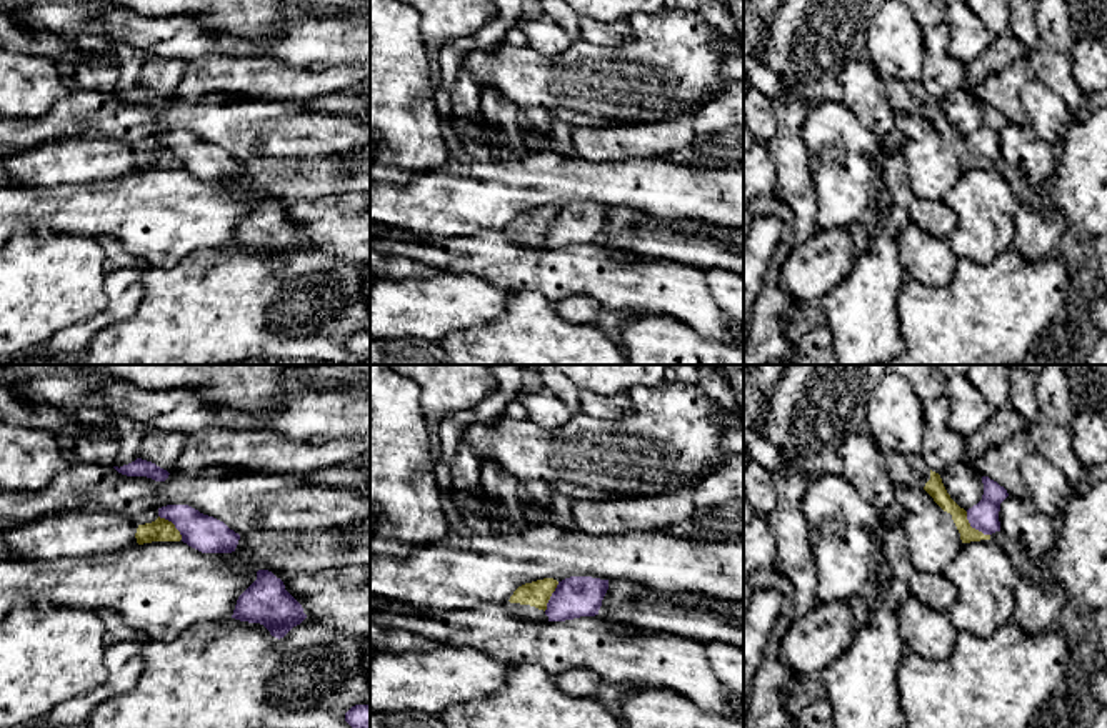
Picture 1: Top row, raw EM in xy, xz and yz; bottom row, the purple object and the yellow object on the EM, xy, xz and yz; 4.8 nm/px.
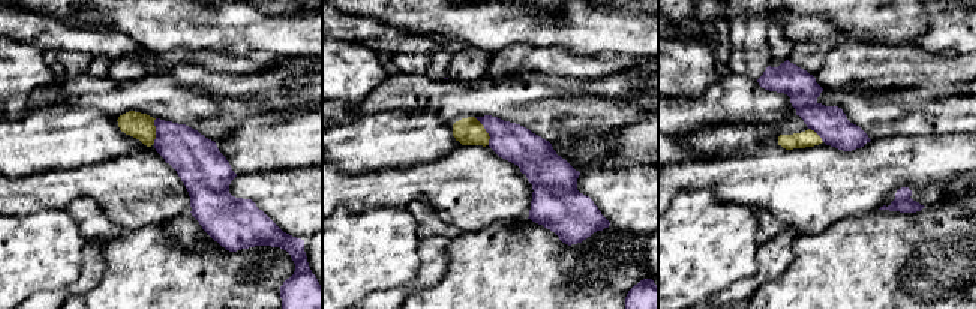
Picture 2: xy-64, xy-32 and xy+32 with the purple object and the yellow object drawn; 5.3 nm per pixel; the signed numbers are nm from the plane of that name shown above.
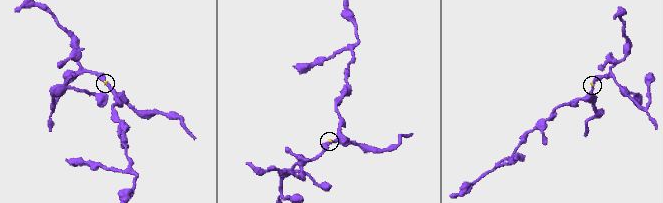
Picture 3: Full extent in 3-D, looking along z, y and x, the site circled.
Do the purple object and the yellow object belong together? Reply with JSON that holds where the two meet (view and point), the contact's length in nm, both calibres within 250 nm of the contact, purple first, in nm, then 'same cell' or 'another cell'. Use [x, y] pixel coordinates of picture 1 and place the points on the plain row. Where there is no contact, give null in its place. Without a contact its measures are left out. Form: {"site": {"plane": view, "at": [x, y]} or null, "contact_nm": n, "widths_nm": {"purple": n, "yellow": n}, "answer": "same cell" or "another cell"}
{"site": {"plane": "yz", "at": [974, 154]}, "contact_nm": 170, "widths_nm": {"purple": 140, "yellow": 80}, "answer": "another cell"}

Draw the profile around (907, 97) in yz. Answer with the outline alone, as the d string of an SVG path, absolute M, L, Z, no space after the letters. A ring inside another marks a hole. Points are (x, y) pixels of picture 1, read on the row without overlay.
M887 77L884 78L884 85L889 102L897 113L924 115L944 138L952 142L962 170L994 167L1010 185L1019 205L1024 205L1035 213L1045 212L1042 197L1002 157L992 162L984 162L970 153L967 138L950 125L940 102L932 98L920 82L900 82Z

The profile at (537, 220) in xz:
M543 205L518 213L505 230L507 240L532 252L548 250L545 237L557 212L557 207Z

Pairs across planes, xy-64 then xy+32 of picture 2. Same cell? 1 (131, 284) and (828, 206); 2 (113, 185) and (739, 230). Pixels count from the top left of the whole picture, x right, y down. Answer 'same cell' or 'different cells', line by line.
1: different cells
2: different cells

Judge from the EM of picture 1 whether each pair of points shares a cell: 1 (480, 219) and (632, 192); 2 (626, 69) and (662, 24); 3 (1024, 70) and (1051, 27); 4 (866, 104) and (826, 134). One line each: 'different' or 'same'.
1: same
2: same
3: different
4: different

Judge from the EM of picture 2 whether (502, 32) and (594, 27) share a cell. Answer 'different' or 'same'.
same

